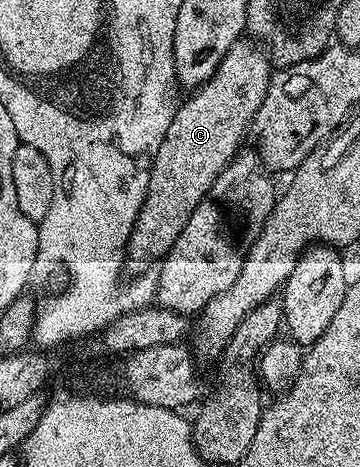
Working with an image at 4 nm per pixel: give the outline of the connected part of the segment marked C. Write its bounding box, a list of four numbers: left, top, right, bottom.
[126,39,272,263]

